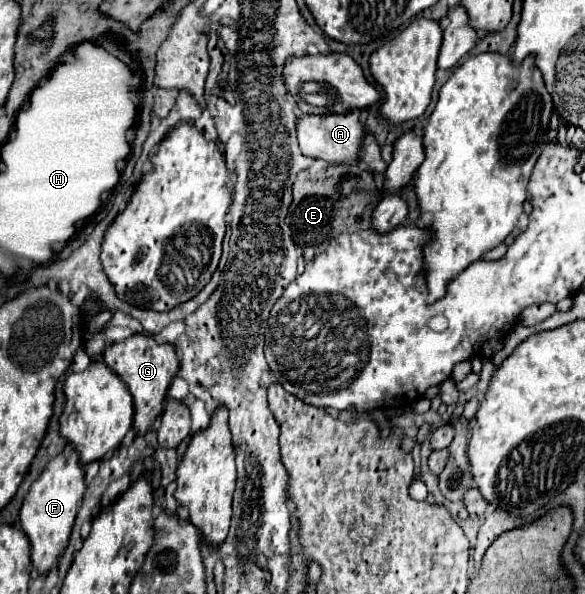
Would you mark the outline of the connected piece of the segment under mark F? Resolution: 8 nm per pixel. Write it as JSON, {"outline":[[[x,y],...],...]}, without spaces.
{"outline":[[[69,448],[61,454],[57,454],[41,472],[41,476],[33,482],[31,490],[27,492],[21,512],[19,512],[19,526],[27,534],[31,542],[31,560],[39,574],[49,572],[57,566],[59,556],[63,554],[69,534],[77,516],[79,502],[83,500],[83,494],[87,490],[83,462],[75,448]]]}

